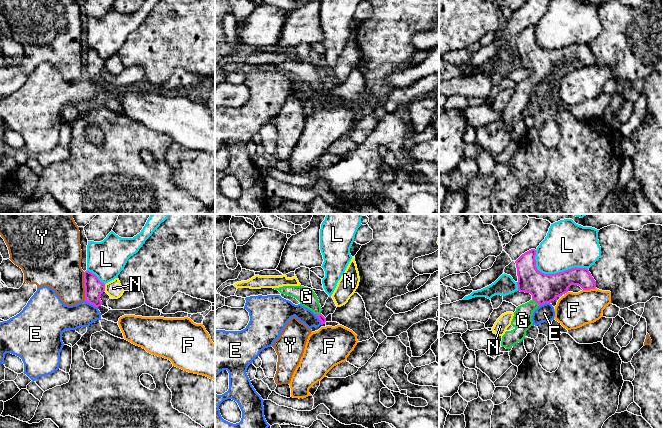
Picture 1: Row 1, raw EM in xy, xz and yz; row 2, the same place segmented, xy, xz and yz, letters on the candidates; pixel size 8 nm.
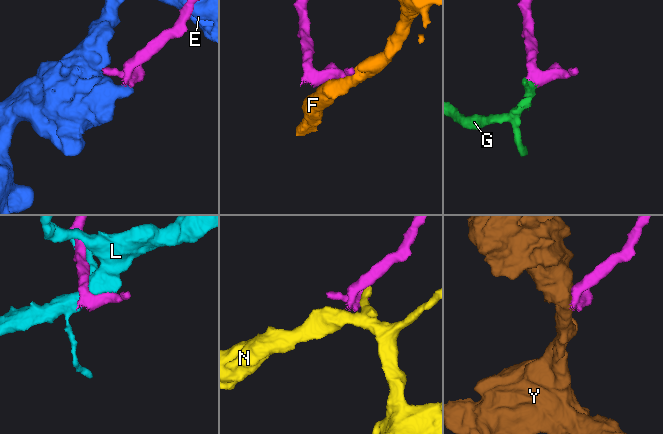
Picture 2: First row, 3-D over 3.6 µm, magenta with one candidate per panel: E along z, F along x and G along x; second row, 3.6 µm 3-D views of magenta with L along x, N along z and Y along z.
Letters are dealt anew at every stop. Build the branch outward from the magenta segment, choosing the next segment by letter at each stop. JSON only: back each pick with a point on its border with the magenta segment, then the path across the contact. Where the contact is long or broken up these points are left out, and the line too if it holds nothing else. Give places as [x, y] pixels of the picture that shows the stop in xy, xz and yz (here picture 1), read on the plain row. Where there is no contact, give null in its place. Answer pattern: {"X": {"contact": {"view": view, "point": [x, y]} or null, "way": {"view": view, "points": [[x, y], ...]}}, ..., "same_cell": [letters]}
{"G": {"contact": {"view": "yz", "point": [536, 77]}, "way": {"view": "yz", "points": [[544, 64], [536, 77], [523, 90], [522, 96]]}}, "same_cell": ["G"]}

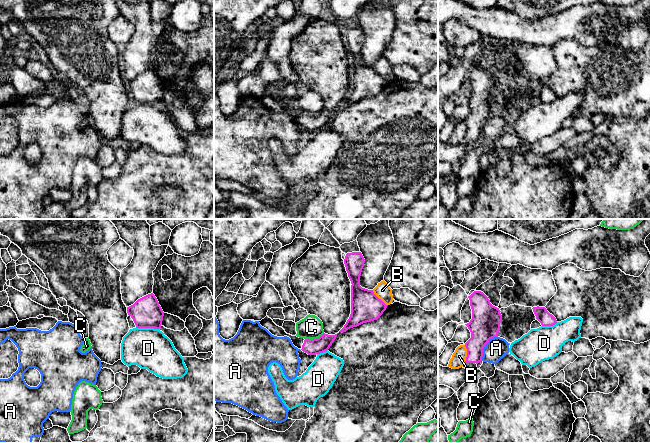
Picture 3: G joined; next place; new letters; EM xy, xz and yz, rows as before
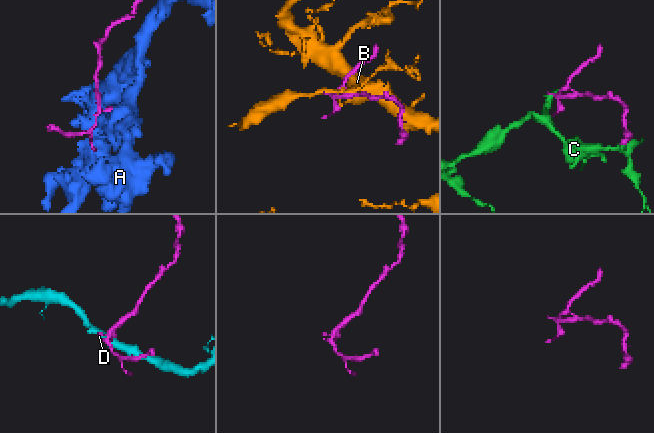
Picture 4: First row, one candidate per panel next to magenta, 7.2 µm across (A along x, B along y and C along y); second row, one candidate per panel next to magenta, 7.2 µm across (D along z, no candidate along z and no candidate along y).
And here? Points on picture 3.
{"same_cell": []}

